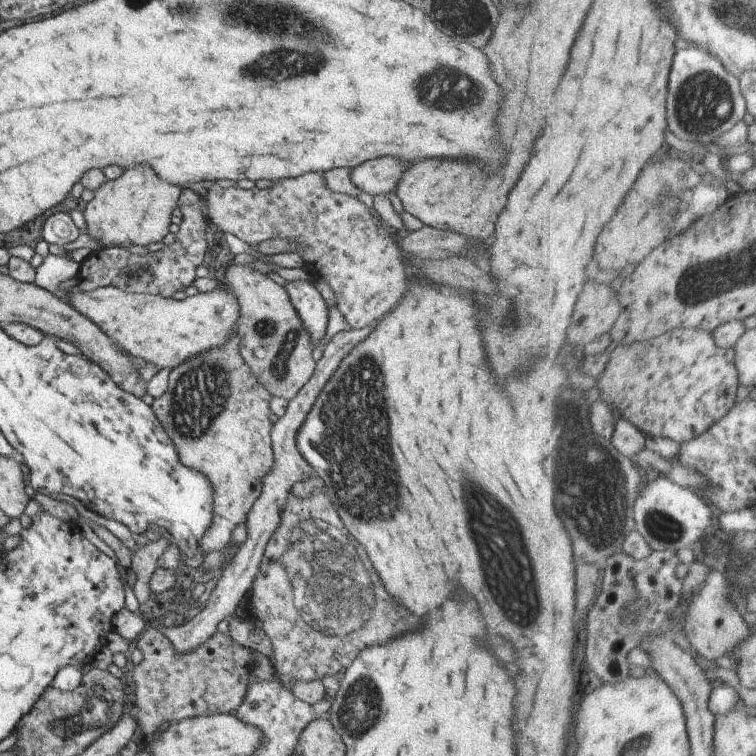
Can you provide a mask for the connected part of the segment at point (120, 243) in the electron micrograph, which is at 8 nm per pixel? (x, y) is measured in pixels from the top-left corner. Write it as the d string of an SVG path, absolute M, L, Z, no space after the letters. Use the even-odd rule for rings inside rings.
M131 168L125 170L117 180L113 182L105 182L99 188L94 190L93 198L85 203L82 215L85 221L86 233L91 238L95 238L98 246L95 251L103 250L107 247L124 248L129 244L135 246L147 246L153 242L160 241L170 224L171 210L176 207L181 190L177 186L165 184L162 180L157 180L157 176L153 174L151 168Z

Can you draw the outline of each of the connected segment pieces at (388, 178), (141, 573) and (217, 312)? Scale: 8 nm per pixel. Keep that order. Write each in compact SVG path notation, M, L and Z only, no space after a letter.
M387 156L352 167L350 179L360 191L371 196L387 195L395 190L403 174L401 162L395 156Z
M160 534L160 538L150 540L139 550L132 552L130 569L135 575L135 583L133 586L133 595L137 599L137 603L143 604L148 598L149 580L154 570L157 568L158 557L166 549L169 544L169 538Z
M73 285L65 291L68 303L93 324L96 324L115 344L133 356L143 358L167 371L180 365L186 358L207 349L220 349L227 337L235 332L239 306L226 287L215 287L209 293L197 293L183 300L166 299L149 293L125 293L107 285L82 291Z

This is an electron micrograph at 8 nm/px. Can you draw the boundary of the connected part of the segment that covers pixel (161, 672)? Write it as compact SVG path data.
M148 625L143 627L135 646L141 652L142 660L127 669L136 696L134 710L139 710L135 720L139 720L139 728L150 735L183 719L235 713L250 685L247 674L250 673L251 658L253 654L259 655L218 631L199 646L181 654L161 631Z

